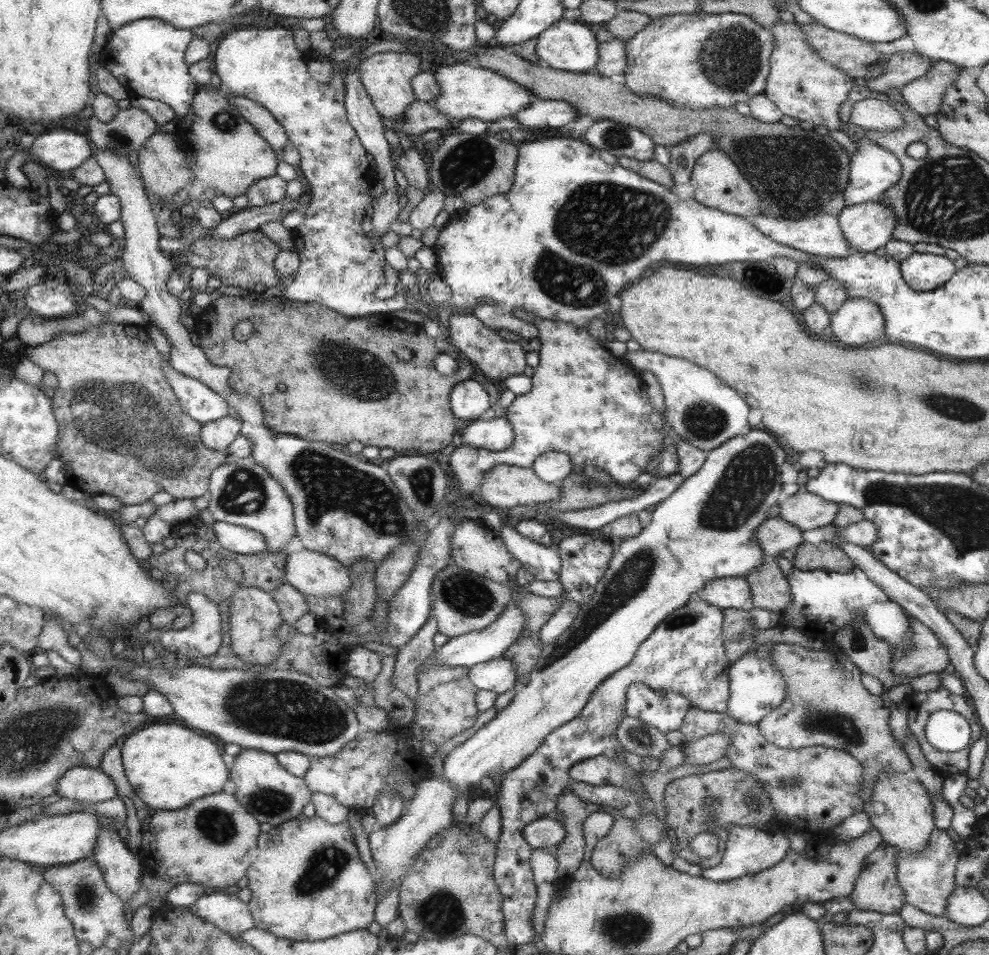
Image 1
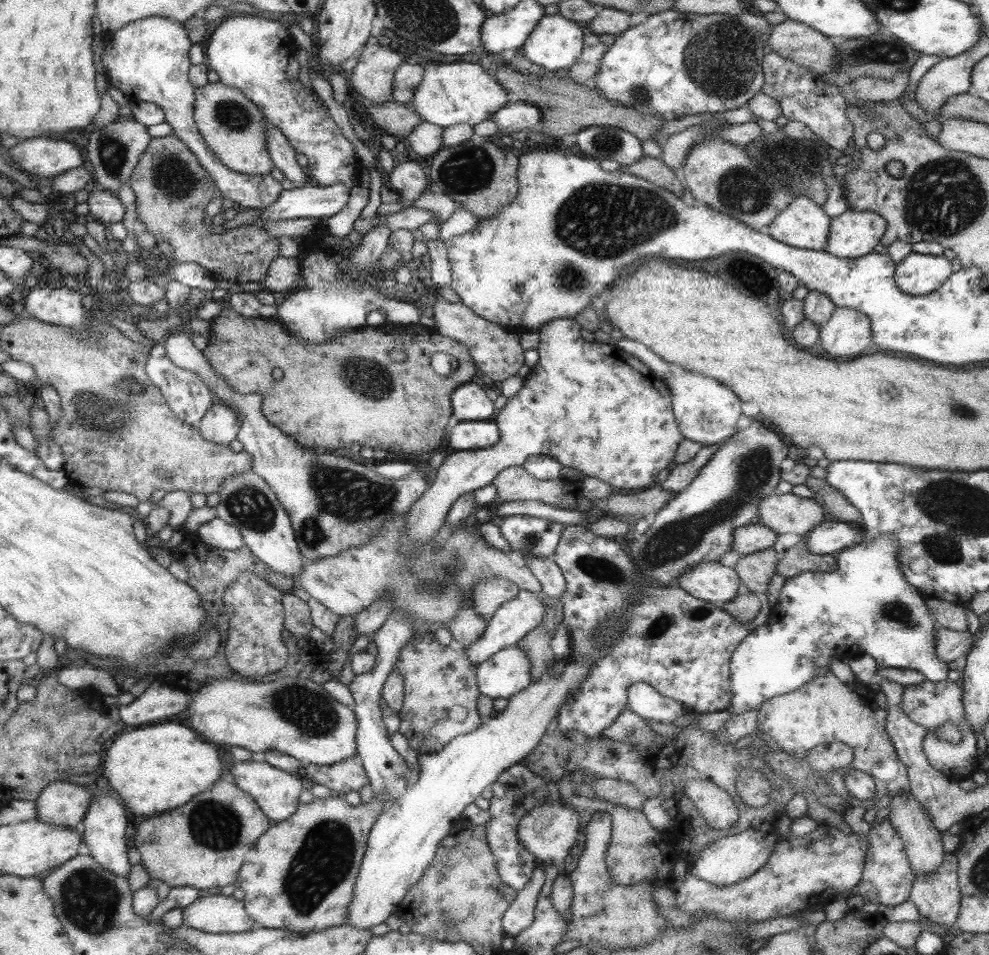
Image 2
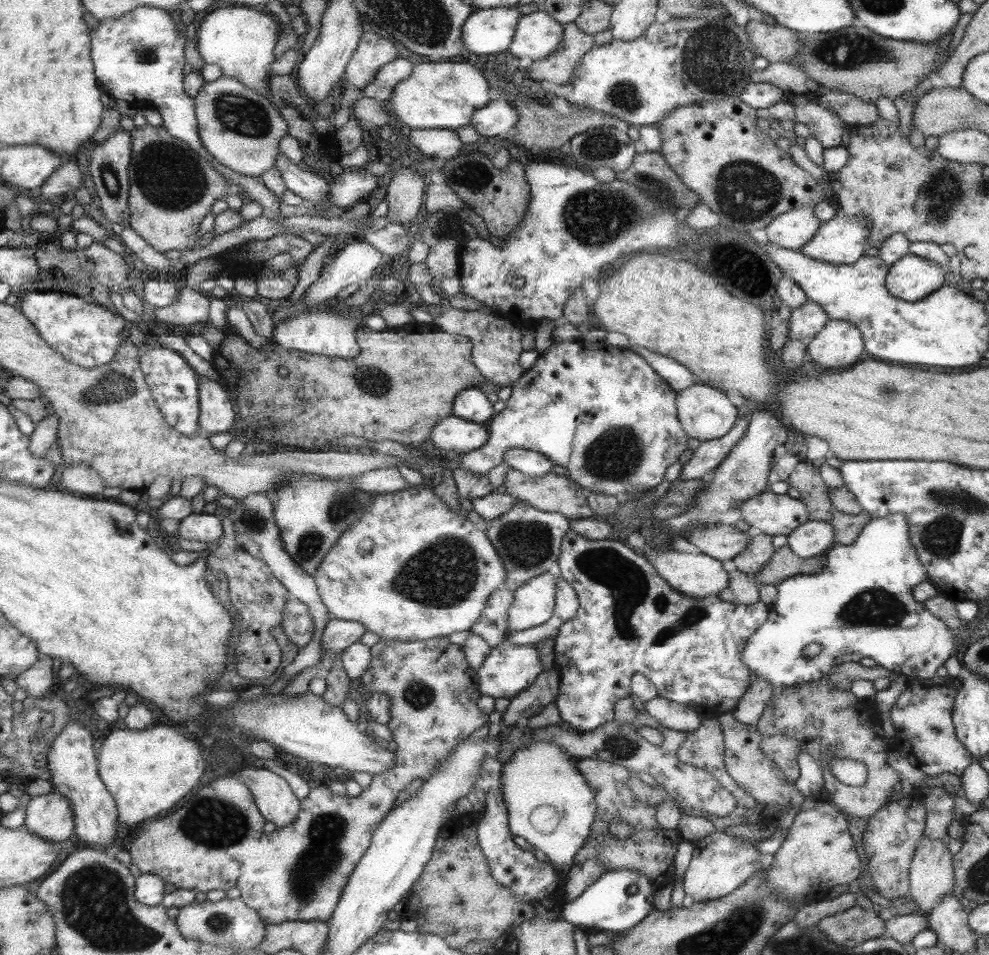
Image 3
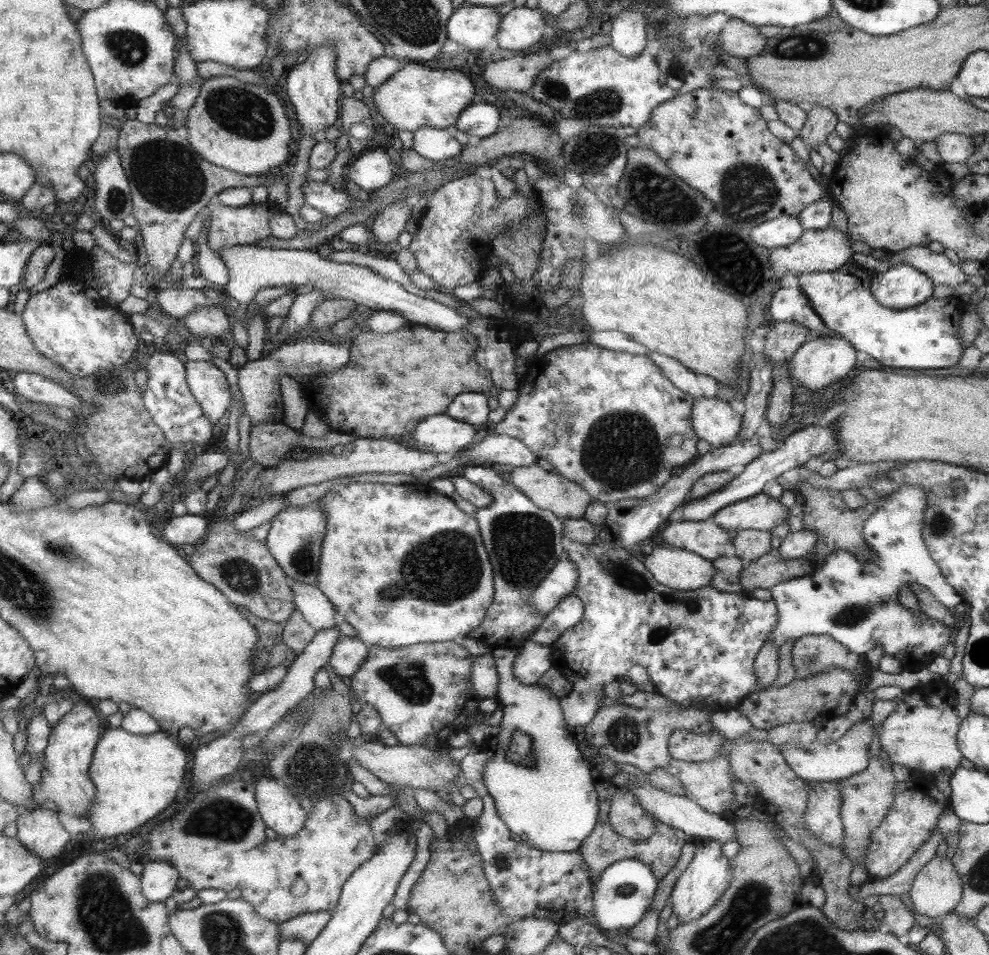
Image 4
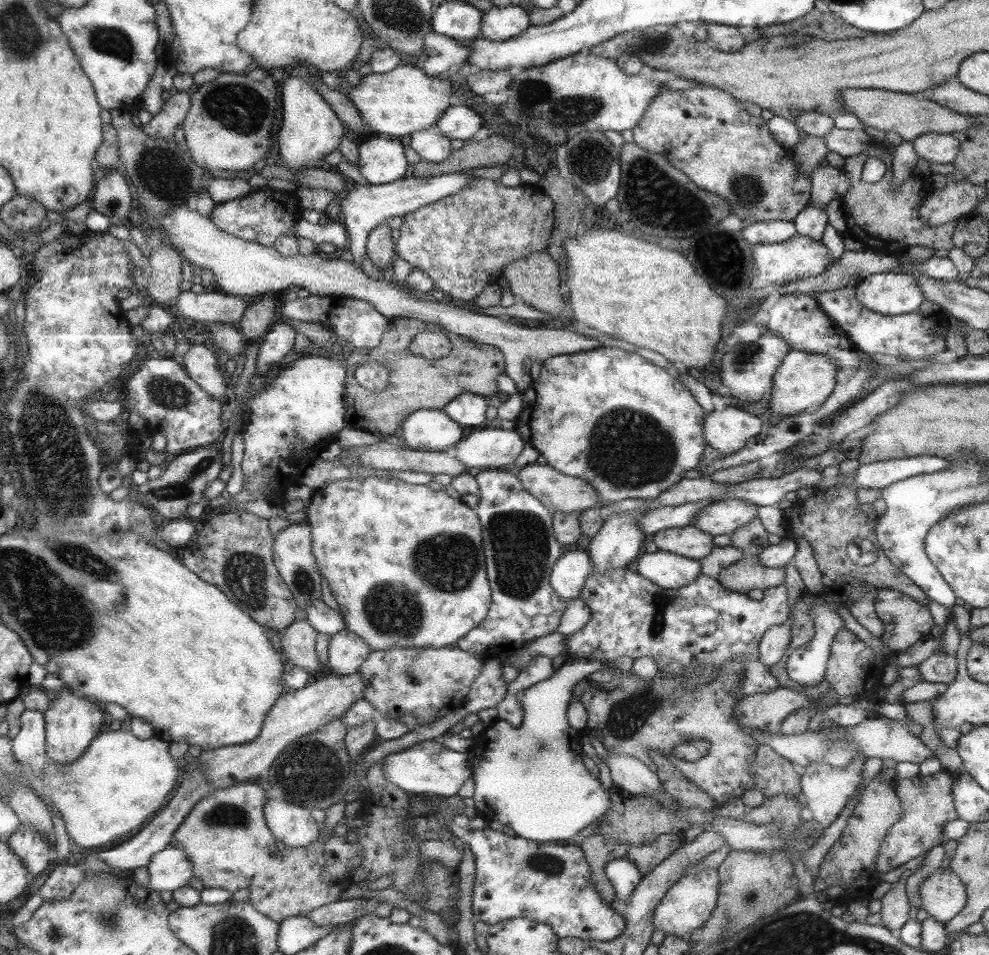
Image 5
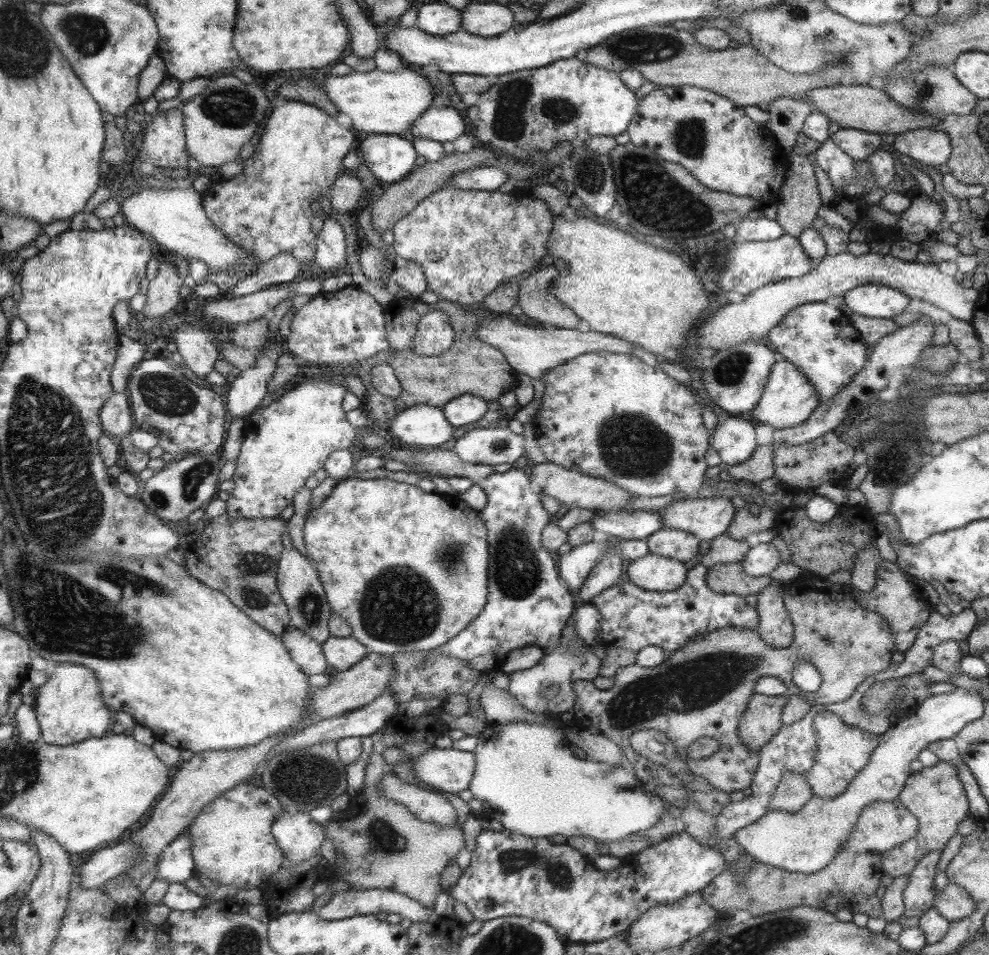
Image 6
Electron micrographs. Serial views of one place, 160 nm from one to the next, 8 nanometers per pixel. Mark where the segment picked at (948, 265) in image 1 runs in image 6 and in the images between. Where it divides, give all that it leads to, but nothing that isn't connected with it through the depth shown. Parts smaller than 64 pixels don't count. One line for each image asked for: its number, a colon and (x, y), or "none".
2: (917, 274)
3: (911, 278)
4: (900, 287)
5: (890, 293)
6: (872, 301)

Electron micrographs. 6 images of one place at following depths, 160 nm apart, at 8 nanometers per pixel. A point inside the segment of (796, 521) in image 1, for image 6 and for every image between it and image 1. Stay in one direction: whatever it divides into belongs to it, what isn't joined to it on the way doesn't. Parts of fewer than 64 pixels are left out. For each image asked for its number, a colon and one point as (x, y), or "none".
2: (783, 513)
3: (773, 515)
4: (759, 512)
5: (725, 516)
6: (705, 519)

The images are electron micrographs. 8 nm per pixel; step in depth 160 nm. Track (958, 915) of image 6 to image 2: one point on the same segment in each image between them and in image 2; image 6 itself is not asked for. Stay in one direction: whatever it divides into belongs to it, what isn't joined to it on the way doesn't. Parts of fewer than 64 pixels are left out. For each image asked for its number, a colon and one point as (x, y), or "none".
2: (922, 841)
3: (931, 876)
4: (937, 889)
5: (942, 894)

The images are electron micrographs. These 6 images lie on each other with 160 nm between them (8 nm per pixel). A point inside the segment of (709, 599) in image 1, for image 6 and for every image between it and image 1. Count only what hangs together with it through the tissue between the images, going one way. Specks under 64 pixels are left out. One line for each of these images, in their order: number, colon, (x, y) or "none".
2: (712, 582)
3: (694, 575)
4: (678, 569)
5: (668, 570)
6: (655, 573)

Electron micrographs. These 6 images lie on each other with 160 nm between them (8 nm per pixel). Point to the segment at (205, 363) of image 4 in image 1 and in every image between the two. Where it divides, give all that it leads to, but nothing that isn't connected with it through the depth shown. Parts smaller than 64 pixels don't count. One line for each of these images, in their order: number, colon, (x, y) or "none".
1: (218, 435)
2: (220, 424)
3: (218, 414)

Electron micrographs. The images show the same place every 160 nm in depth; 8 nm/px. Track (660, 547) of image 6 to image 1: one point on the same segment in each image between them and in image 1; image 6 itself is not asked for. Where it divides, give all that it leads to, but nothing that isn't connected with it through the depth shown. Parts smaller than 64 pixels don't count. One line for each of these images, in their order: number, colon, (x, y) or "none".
1: (775, 535)
2: (750, 538)
3: (722, 542)
4: (705, 539)
5: (687, 541)

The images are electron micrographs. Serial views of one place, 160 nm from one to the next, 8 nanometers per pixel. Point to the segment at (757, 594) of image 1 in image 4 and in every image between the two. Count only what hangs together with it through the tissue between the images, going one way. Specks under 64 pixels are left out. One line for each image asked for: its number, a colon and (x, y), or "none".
2: (754, 570)
3: (753, 556)
4: (748, 544)

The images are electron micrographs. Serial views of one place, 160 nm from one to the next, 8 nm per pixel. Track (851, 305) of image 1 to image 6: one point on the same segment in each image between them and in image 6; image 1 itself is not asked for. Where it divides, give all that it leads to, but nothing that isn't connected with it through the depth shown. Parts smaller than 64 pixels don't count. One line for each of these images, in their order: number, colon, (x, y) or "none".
2: (846, 333)
3: (838, 344)
4: (817, 363)
5: (804, 380)
6: (788, 398)

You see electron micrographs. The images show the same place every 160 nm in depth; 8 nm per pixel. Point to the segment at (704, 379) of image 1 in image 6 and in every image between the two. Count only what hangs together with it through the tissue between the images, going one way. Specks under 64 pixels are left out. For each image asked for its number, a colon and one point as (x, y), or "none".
2: (705, 411)
3: (704, 413)
4: (714, 422)
5: (726, 429)
6: (734, 441)

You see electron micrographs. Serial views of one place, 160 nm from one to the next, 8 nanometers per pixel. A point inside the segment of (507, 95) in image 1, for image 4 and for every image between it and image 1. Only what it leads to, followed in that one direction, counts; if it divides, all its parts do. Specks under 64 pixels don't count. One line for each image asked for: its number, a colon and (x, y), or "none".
2: (458, 93)
3: (435, 95)
4: (416, 96)

